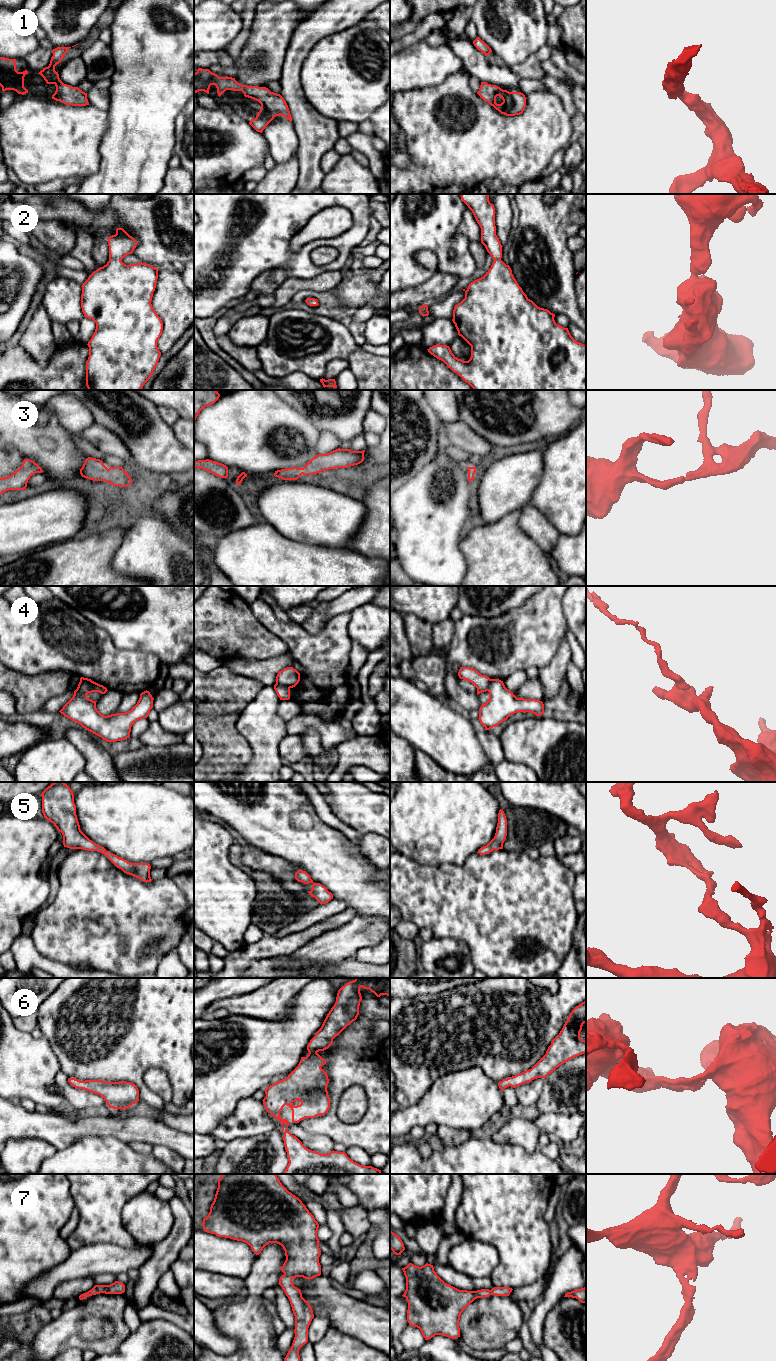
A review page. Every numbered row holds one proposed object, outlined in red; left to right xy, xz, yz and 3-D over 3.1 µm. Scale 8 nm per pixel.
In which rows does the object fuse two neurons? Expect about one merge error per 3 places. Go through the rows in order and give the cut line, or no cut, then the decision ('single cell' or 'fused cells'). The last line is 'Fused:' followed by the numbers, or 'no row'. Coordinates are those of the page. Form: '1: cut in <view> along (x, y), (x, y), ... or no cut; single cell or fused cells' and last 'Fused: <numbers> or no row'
1: no cut; single cell
2: no cut; single cell
3: no cut; single cell
4: cut in xy along (80, 681), (86, 682), (92, 691); fused cells
5: no cut; single cell
6: no cut; single cell
7: no cut; single cell
Fused: 4

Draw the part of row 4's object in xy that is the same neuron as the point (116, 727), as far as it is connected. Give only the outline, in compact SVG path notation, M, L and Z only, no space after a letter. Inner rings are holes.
M79 682L73 697L59 712L107 742L129 738L132 725L139 719L147 718L153 708L154 698L146 690L130 711L104 716L96 708L97 701L87 697L88 693L92 693L91 686Z

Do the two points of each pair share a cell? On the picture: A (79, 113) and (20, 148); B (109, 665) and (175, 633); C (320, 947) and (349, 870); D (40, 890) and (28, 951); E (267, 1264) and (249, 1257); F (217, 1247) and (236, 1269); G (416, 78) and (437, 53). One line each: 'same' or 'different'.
A: same
B: different
C: different
D: different
E: different
F: same
G: same

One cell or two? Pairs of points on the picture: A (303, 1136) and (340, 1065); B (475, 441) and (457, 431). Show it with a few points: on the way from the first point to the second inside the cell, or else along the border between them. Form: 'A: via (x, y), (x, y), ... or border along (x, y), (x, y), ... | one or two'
A: border along (300, 1127), (310, 1133), (324, 1134), (328, 1137) | two
B: via (471, 441), (466, 440), (461, 435) | one

